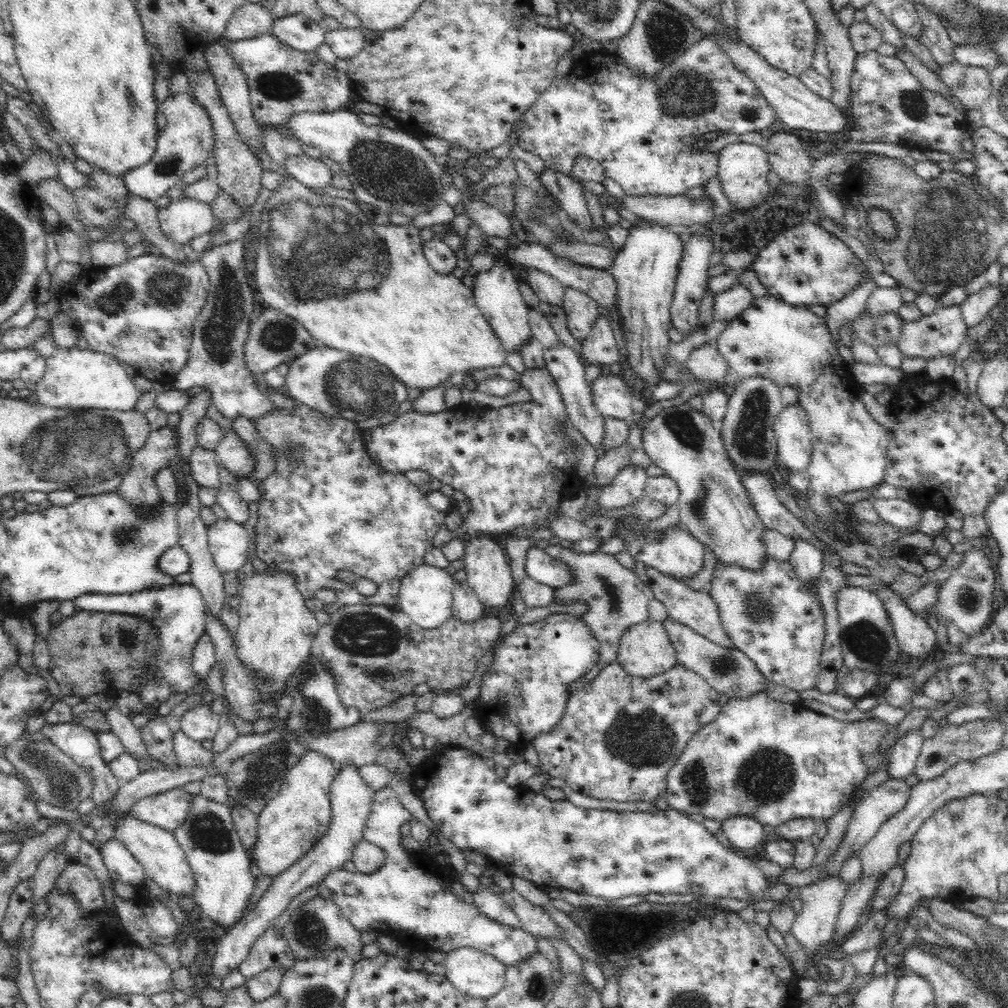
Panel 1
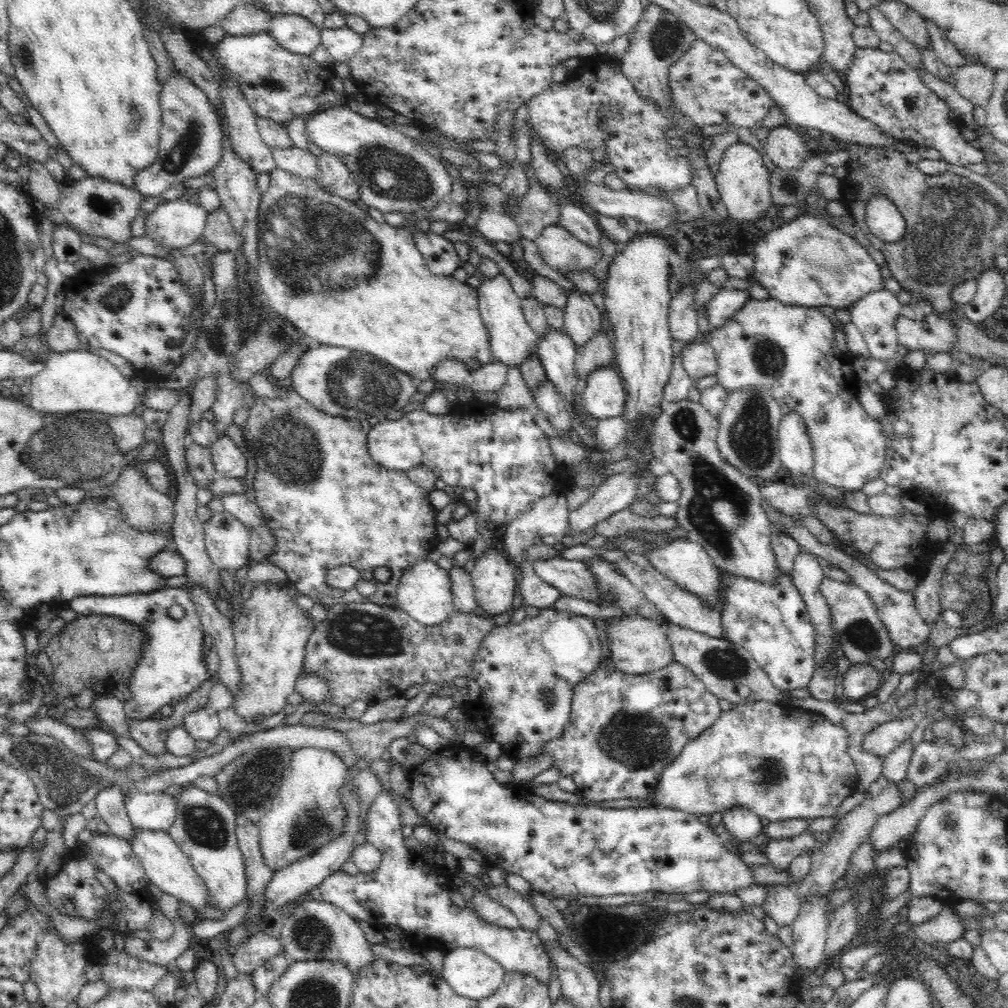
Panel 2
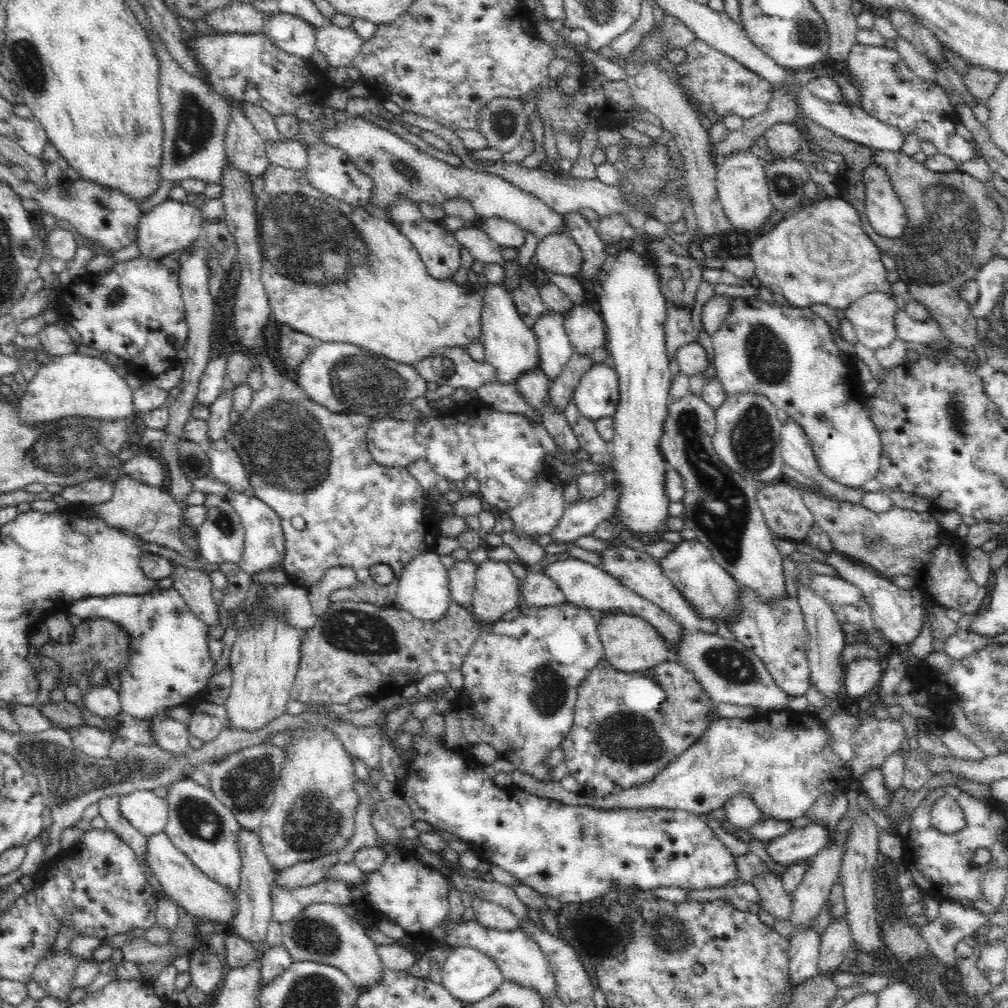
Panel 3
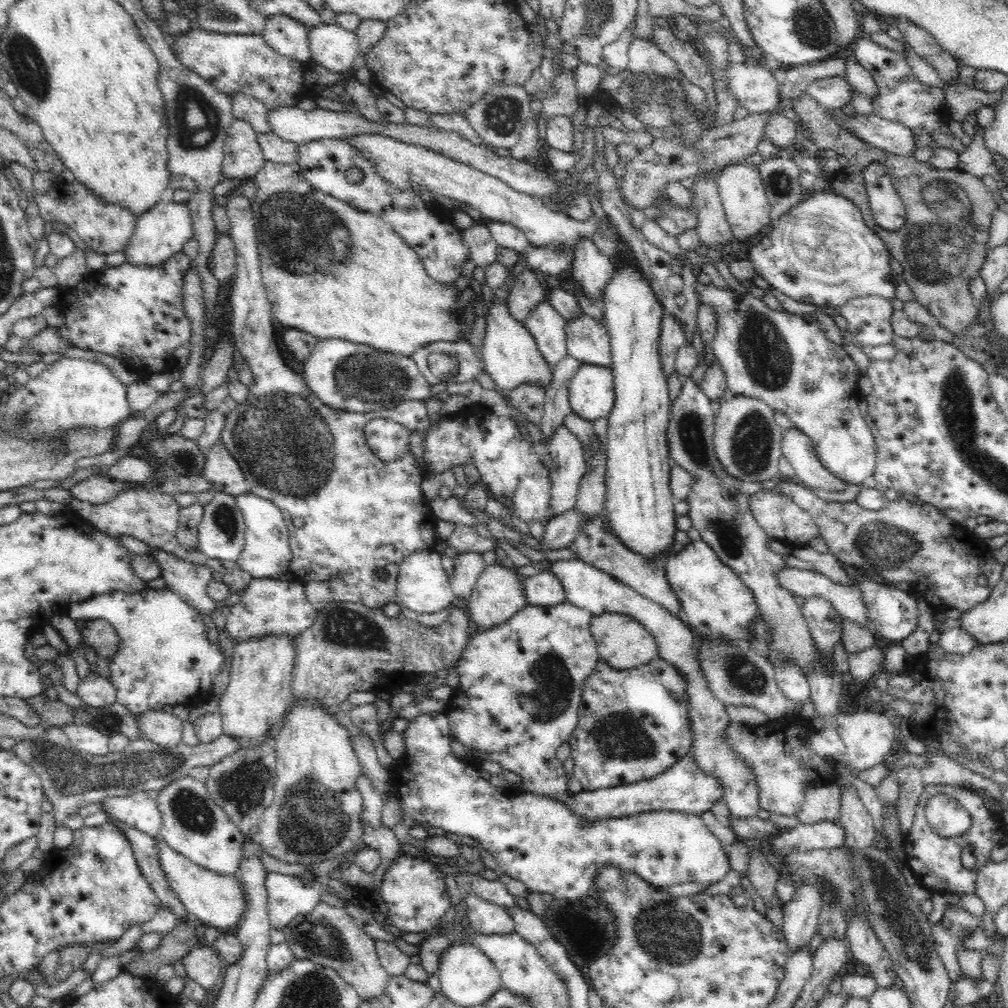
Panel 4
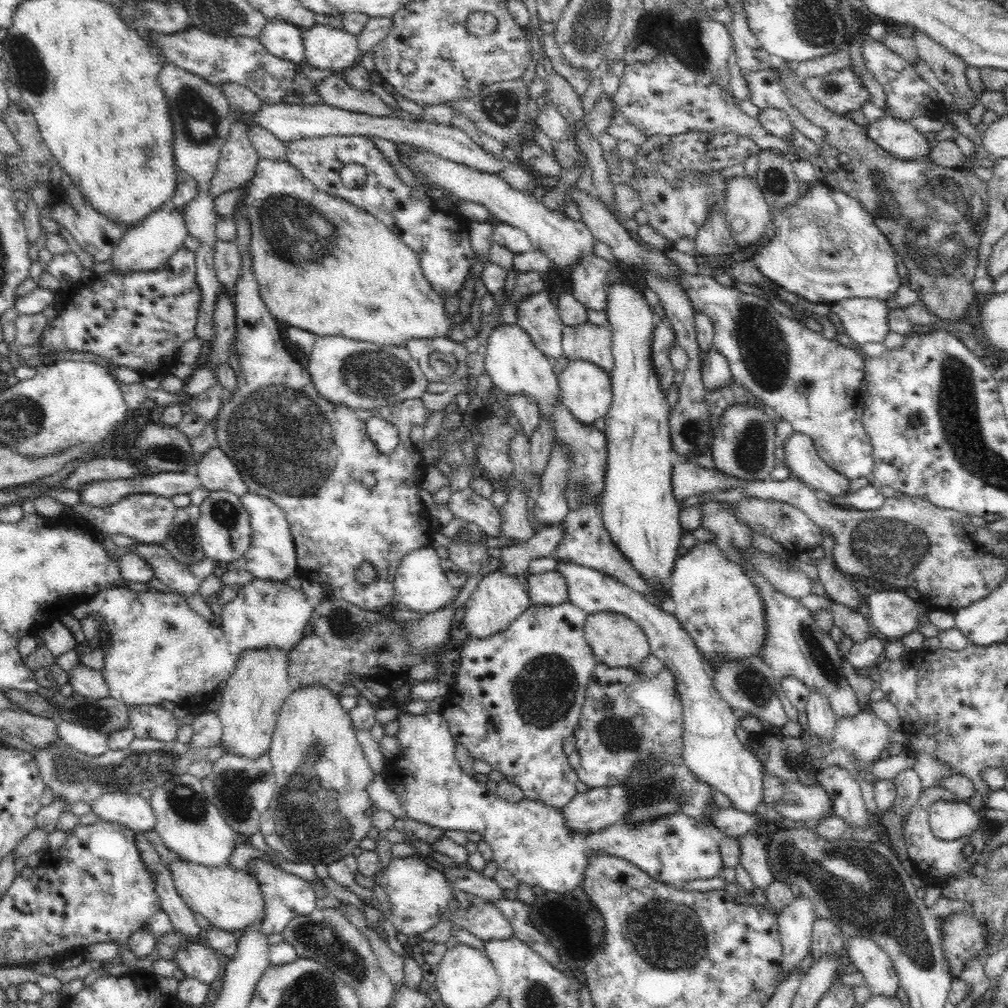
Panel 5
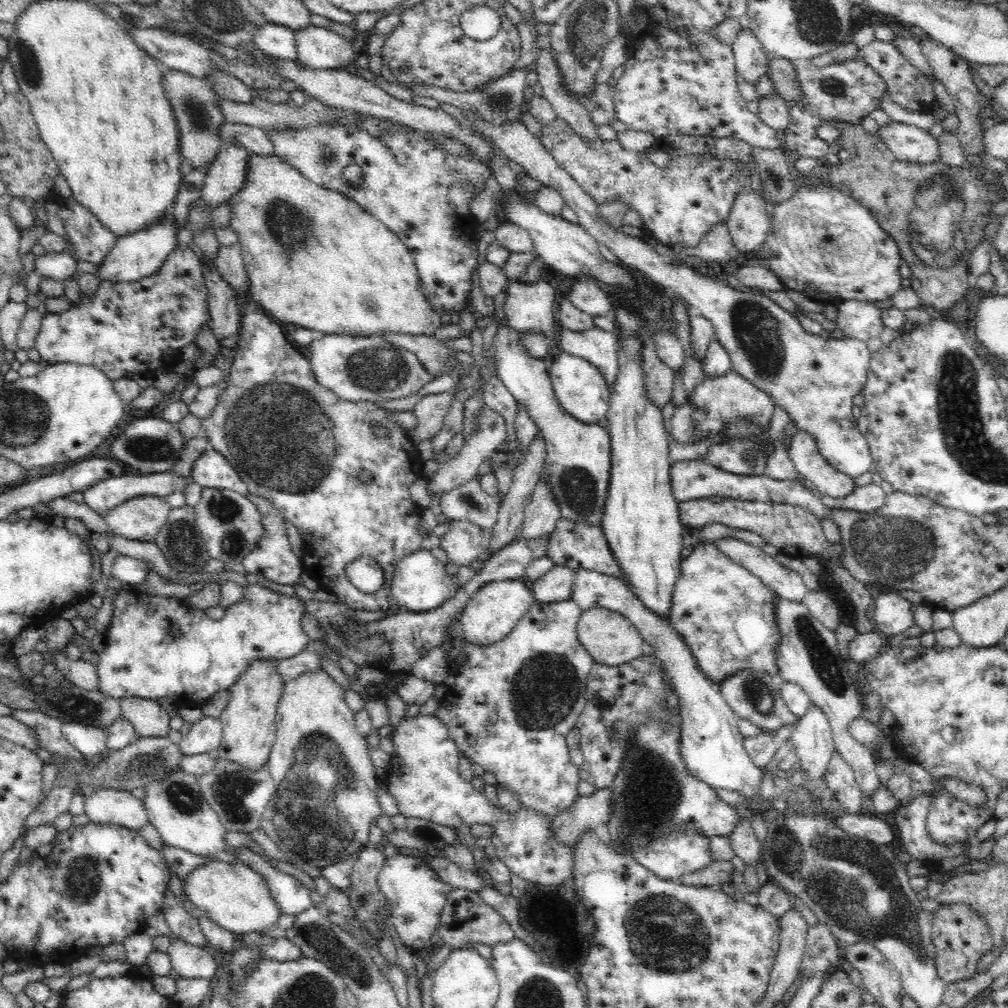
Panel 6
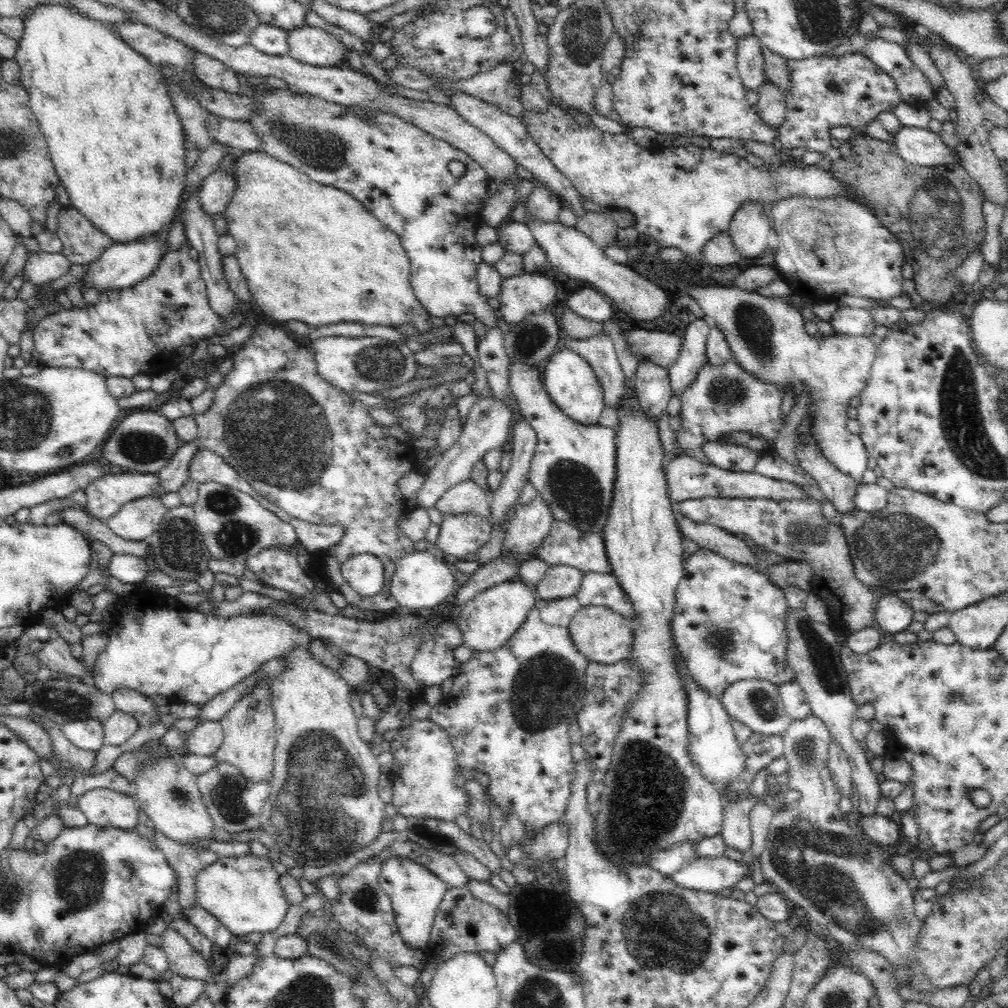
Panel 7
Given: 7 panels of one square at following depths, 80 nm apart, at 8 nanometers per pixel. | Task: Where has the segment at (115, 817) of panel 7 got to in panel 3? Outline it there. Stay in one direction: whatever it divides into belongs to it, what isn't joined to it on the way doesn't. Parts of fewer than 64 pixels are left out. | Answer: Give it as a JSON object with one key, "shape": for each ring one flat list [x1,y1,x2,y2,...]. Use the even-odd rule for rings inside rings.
{"shape":[[134,790,120,798,120,812,143,835,162,832,169,821,170,804,152,790]]}

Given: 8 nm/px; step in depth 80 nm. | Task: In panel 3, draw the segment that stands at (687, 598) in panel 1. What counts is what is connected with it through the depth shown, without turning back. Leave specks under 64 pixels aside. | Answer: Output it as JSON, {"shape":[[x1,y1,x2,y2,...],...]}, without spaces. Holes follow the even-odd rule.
{"shape":[[628,546,608,548,608,550,602,552,602,564,604,565,605,572,614,576,623,586,646,598,650,603,656,604,664,612,668,613,672,620,682,625,683,632,688,634,690,632,714,634,718,632,718,620,702,618,694,610,694,607,690,605,690,601,686,600,686,597,674,587,674,583,662,573,659,564,655,562,654,558,648,556,646,552,638,552,638,550,632,550]]}

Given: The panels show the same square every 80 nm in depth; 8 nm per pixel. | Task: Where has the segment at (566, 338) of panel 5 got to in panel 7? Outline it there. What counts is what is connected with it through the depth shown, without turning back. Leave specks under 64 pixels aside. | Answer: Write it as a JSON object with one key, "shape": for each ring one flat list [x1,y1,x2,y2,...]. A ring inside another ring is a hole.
{"shape":[[604,332,588,338,572,338,569,334,562,333,561,347,576,352,590,363,602,385,605,406,616,408,618,400,622,400,626,392,626,379,616,357,612,339]]}

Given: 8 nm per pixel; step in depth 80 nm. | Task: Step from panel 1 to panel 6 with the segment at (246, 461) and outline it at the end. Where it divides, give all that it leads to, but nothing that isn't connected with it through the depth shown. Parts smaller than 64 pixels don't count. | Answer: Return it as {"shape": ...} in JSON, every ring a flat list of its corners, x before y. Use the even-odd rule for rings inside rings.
{"shape":[[209,446,194,461,191,476,202,488,219,488,236,491,243,496,249,493,247,484,230,461,214,447]]}

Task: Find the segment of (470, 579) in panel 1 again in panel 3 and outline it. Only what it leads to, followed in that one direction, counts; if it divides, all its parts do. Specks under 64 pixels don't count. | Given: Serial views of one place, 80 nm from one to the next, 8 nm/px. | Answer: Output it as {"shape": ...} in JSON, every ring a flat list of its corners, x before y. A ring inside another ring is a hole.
{"shape":[[490,558,477,566,472,612,475,619,488,625,502,618,504,612,520,607,521,589,508,563]]}

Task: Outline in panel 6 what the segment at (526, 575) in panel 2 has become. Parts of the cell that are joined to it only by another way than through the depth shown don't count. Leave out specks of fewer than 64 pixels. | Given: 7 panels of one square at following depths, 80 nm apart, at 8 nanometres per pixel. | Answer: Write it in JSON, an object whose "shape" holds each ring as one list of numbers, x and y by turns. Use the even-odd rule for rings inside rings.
{"shape":[[556,565,550,572,529,584,535,602,550,604,571,599,575,571]]}

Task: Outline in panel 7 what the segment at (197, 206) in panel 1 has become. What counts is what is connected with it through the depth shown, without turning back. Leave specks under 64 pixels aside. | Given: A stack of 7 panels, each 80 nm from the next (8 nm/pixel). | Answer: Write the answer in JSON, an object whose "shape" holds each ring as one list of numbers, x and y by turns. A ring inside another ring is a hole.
{"shape":[[148,234,142,236,140,240,130,240,130,242,116,242,109,246,100,255,98,260,91,262,83,275,88,286,94,286,96,290,106,290,106,288,130,288,138,281,150,276,163,259,165,252,165,234]]}

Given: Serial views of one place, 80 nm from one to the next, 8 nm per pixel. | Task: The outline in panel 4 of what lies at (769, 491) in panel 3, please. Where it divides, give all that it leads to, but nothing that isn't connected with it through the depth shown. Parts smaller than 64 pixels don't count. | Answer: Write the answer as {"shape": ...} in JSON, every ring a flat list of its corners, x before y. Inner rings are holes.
{"shape":[[775,487,751,494,750,506,756,521,764,529,766,535,777,539,784,546,788,546,791,549,809,545,810,540,821,536,818,526,814,523,810,514,802,510,787,494,783,494]]}

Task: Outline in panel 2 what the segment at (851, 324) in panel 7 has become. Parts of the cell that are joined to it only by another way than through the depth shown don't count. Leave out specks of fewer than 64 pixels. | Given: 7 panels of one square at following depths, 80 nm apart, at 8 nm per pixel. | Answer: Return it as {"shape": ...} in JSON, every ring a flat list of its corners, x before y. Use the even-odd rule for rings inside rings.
{"shape":[[880,288,859,298,849,310,852,323,867,342,871,358,884,362,896,358,899,344,895,323,901,306,897,293]]}

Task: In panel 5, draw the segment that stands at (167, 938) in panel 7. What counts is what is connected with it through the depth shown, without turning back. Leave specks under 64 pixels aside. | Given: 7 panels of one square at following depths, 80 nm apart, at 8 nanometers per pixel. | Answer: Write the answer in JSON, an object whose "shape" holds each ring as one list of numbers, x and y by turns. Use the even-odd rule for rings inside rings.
{"shape":[[203,941,186,943,175,956,175,963,188,978,210,985,220,974,217,951]]}

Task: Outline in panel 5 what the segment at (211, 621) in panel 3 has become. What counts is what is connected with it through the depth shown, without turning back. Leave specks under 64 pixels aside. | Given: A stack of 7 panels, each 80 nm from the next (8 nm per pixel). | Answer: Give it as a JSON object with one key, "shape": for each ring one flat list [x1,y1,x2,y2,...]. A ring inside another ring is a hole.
{"shape":[[139,543,134,551,137,556,146,560,150,567,154,569,155,578,170,587,174,593,181,597,190,597,198,593,200,584,213,575,215,570,212,559,184,564,172,559,170,553,156,544,141,544]]}

